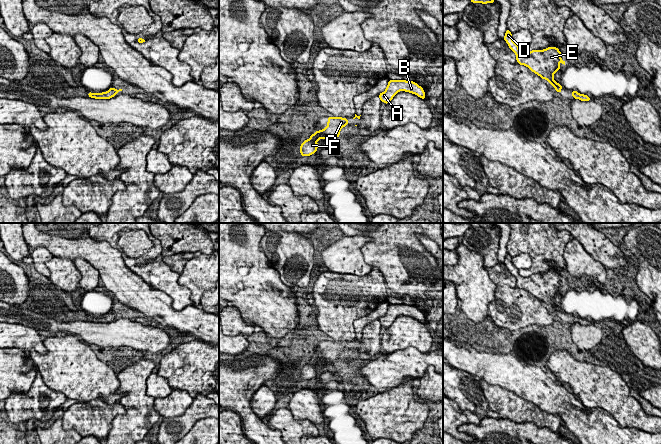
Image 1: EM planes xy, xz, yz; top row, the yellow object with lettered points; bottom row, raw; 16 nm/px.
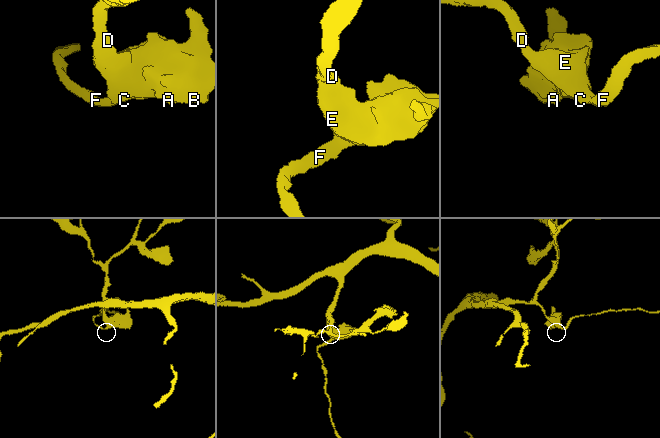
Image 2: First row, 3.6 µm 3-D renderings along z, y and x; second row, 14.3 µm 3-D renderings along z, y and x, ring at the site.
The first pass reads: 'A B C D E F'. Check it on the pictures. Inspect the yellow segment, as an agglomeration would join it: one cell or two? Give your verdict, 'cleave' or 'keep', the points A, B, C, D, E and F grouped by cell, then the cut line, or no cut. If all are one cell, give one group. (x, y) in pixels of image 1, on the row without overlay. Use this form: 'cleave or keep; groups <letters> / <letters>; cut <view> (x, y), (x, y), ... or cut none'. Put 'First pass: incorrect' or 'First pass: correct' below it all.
keep; groups A B C D E F; cut none
First pass: correct

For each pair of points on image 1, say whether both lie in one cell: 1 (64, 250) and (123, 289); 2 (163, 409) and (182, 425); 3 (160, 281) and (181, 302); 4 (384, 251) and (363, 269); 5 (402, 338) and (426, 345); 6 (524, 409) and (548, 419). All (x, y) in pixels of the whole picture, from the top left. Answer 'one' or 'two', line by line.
1: one
2: two
3: one
4: two
5: one
6: one

